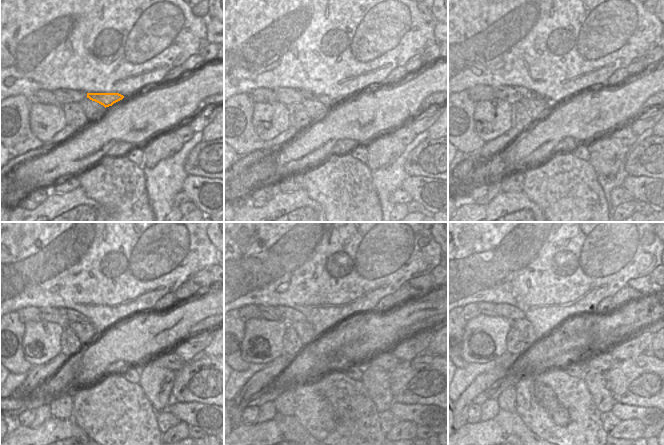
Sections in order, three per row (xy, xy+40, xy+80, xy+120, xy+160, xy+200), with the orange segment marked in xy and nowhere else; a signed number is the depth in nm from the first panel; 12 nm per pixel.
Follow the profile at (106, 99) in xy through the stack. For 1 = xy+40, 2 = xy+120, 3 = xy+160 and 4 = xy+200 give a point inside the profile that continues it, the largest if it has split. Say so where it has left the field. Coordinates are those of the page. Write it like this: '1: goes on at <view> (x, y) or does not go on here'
1: goes on at xy+40 (307, 95)
2: goes on at xy+120 (71, 315)
3: goes on at xy+160 (290, 315)
4: goes on at xy+200 (504, 310)

